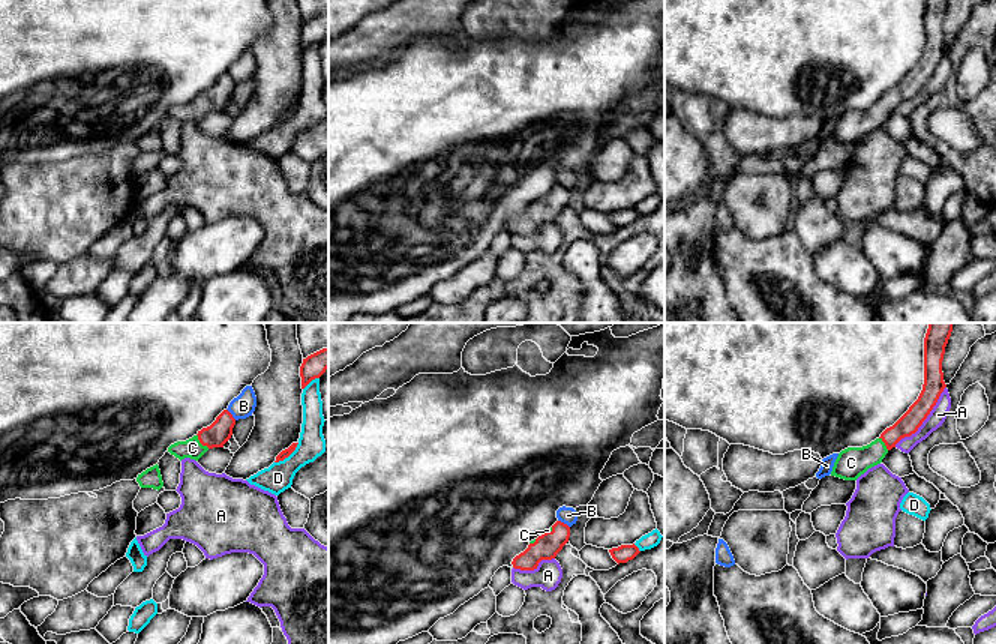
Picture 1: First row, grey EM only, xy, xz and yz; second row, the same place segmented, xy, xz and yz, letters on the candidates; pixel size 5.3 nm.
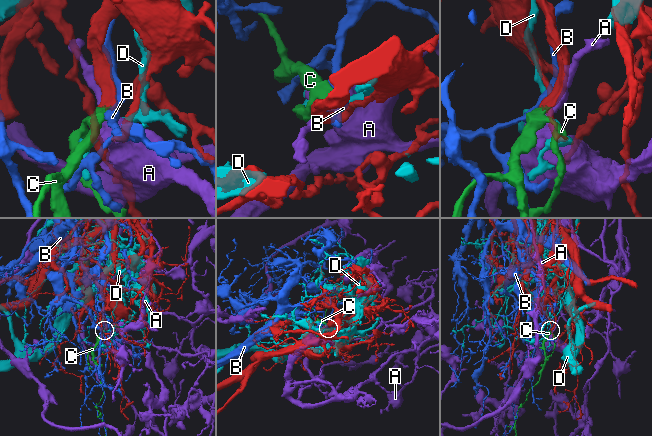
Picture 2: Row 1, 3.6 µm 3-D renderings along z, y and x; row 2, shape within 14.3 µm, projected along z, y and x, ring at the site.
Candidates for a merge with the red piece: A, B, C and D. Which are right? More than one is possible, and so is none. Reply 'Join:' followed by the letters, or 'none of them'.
Join: C

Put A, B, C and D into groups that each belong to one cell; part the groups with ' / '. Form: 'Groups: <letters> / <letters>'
Groups: A / B / C / D

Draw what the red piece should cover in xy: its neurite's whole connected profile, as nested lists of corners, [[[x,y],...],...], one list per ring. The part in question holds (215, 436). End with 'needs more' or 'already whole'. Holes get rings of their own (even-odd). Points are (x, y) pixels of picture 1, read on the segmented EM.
[[[224,410],[216,420],[198,431],[196,435],[186,441],[177,441],[168,447],[168,452],[178,458],[190,458],[198,461],[208,449],[224,447],[231,438],[236,419],[228,410]]]; needs more

